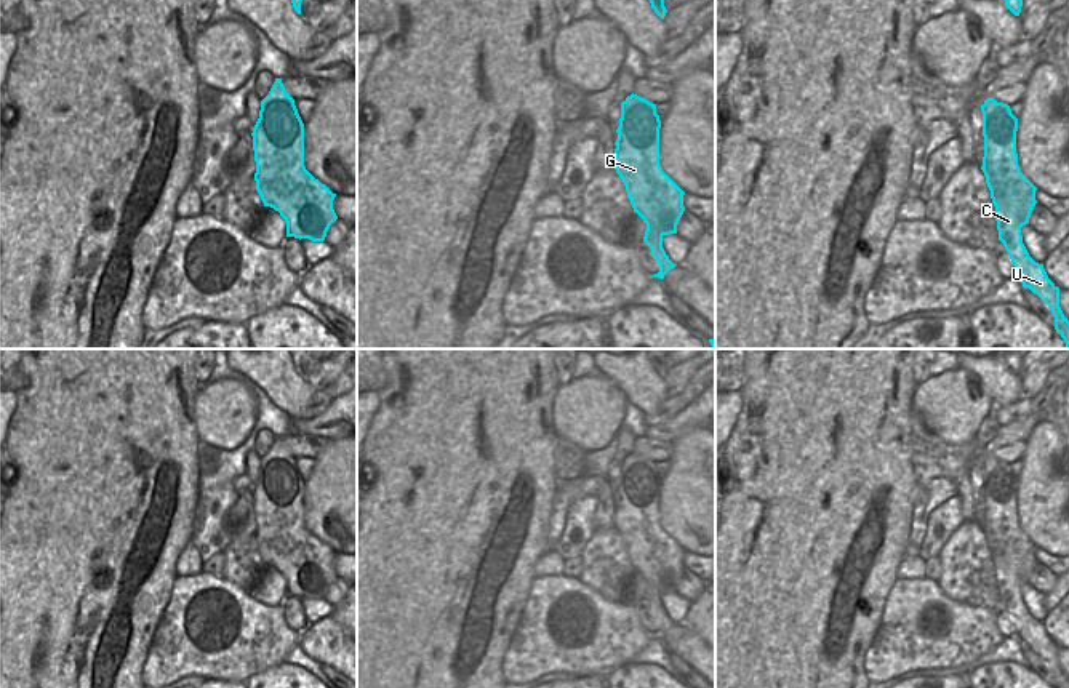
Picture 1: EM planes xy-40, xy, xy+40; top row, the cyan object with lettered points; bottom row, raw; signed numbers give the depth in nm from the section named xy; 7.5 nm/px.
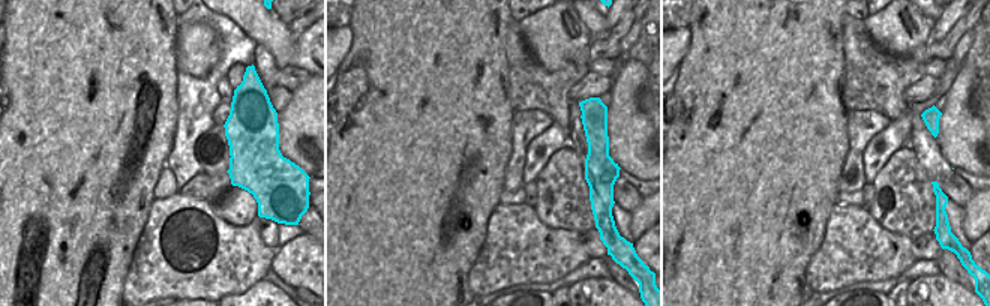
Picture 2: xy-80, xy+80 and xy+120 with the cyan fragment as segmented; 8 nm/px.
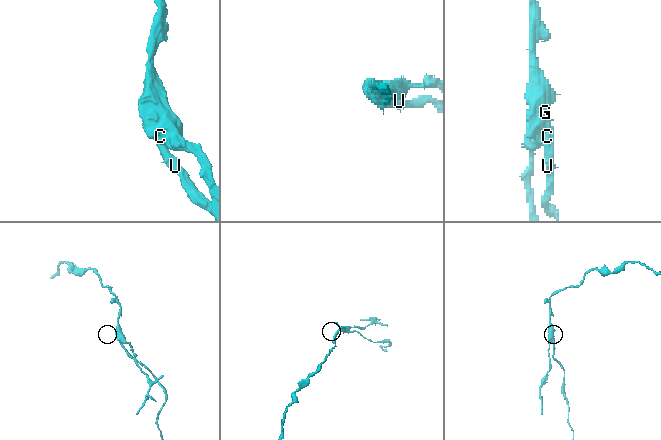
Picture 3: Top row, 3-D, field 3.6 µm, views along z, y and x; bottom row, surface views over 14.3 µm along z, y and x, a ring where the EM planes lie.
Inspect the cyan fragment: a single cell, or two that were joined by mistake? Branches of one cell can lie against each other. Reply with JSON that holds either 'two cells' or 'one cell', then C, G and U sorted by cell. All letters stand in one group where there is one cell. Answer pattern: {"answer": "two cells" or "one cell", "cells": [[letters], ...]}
{"answer": "two cells", "cells": [["C", "G"], ["U"]]}

